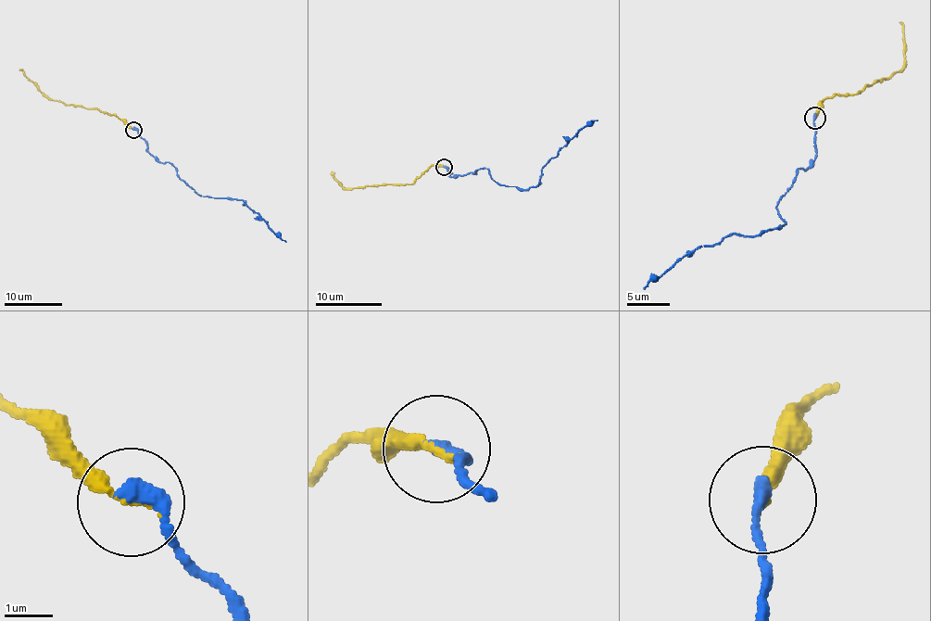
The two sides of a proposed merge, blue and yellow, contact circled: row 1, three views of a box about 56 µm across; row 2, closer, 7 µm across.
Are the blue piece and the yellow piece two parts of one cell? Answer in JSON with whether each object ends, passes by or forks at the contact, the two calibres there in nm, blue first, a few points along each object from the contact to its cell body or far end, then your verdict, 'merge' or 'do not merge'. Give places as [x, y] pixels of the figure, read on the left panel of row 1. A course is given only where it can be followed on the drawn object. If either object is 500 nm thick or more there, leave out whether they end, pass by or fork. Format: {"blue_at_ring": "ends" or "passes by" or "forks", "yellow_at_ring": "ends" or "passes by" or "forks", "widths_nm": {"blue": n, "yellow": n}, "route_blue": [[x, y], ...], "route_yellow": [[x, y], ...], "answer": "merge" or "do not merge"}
{"blue_at_ring": "ends", "yellow_at_ring": "ends", "widths_nm": {"blue": 360, "yellow": 220}, "route_blue": [[134, 130], [146, 150], [170, 164], [199, 195], [242, 199], [286, 241]], "route_yellow": [[134, 130], [106, 112], [49, 99], [19, 69]], "answer": "merge"}

